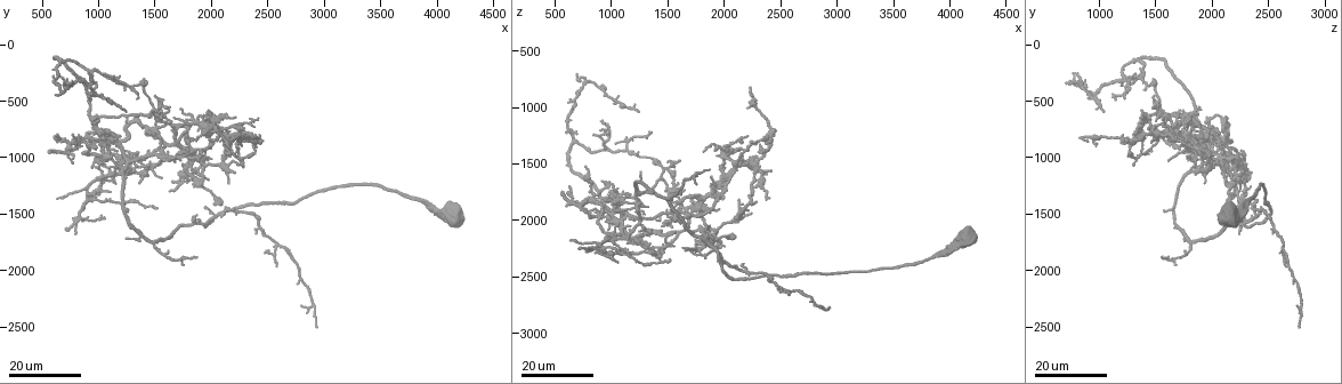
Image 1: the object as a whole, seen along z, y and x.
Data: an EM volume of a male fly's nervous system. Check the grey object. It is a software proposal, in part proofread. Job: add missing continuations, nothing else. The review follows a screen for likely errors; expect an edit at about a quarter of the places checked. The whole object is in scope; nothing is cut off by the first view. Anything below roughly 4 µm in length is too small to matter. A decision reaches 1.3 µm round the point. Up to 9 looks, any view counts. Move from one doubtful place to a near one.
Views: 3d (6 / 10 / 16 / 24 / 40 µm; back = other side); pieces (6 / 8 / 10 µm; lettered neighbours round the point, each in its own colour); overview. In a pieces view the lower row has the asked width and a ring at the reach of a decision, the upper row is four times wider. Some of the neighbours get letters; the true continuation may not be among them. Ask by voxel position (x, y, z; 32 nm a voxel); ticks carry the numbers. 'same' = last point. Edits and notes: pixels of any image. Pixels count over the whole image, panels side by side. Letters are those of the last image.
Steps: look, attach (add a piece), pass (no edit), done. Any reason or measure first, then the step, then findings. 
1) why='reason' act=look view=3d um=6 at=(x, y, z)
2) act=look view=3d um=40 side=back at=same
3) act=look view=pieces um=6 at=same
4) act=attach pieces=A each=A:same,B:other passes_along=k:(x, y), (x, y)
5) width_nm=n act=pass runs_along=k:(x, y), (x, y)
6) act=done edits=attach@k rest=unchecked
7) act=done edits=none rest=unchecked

why='an open end' act=look view=3d um=16 at=(1880, 1020, 1620)

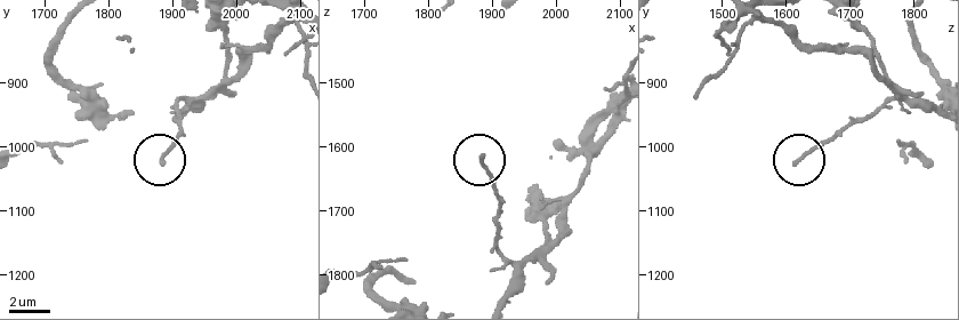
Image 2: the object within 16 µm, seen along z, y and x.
act=look view=pieces um=8 at=(1885, 1020, 1615)

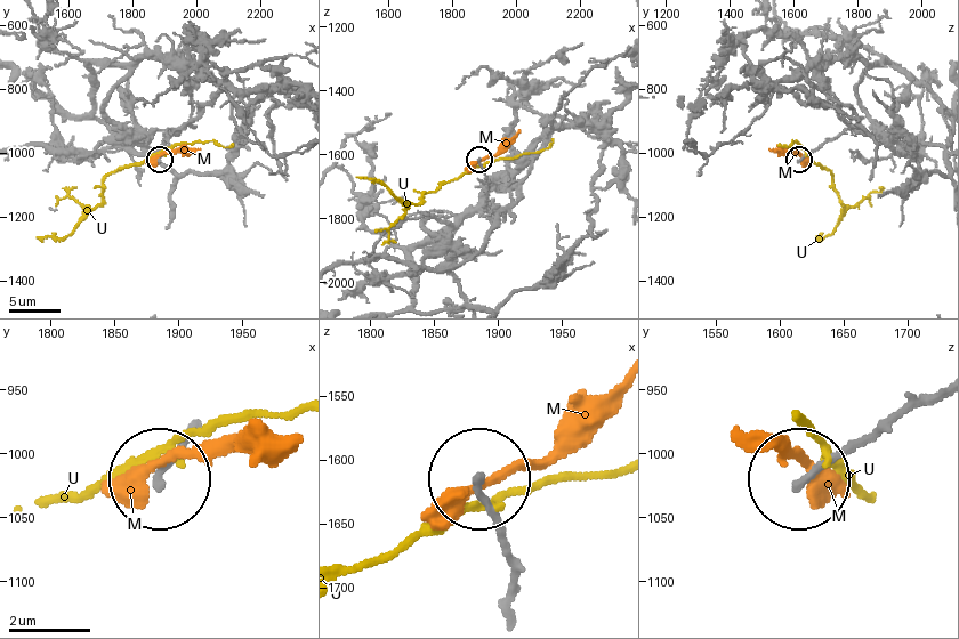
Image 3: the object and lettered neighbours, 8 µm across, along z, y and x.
width_nm=170 act=pass each=M:other,U:other runs_along=3:(512, 577), (481, 478) found='none of them fits'

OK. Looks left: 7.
why='long arm stops here' act=look view=3d um=16 at=(2140, 760, 1800)

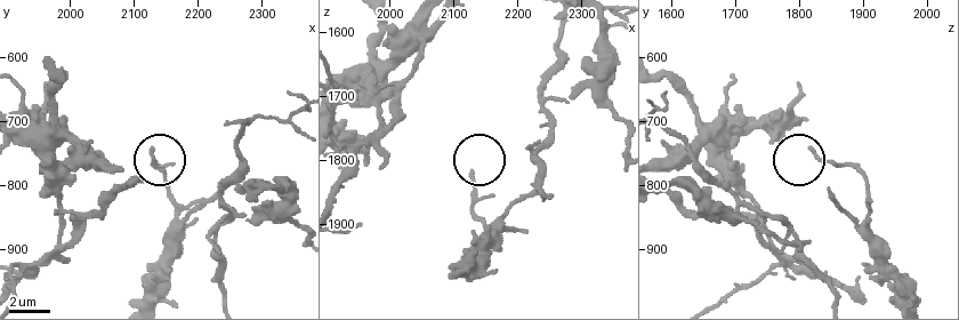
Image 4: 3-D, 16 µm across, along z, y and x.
act=look view=pieces um=8 at=(2125, 745, 1820)

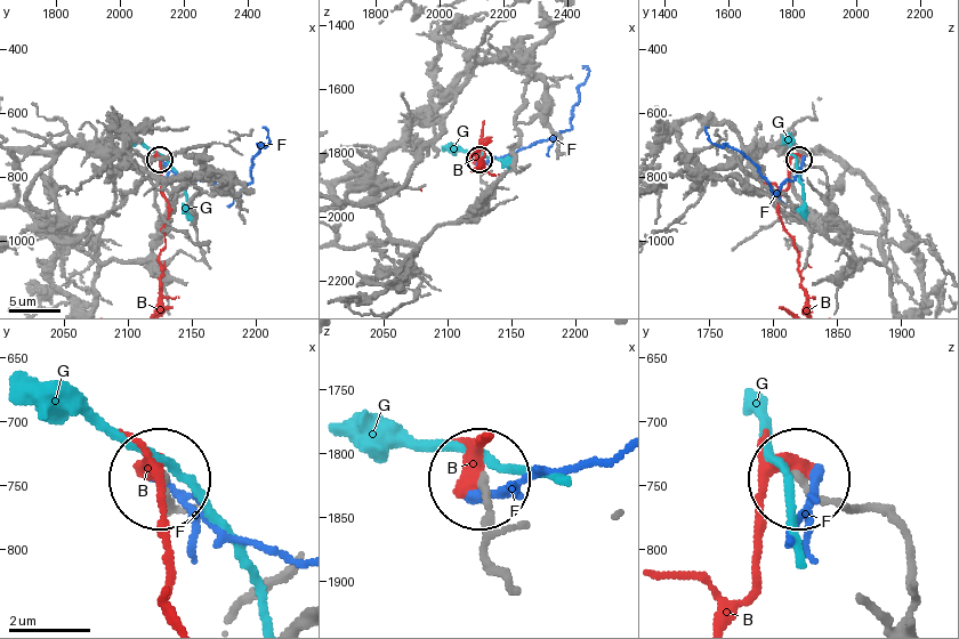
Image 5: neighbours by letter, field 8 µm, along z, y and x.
width_nm=140 act=pass each=B:other,F:other,G:other found='none of them fits'

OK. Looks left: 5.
why='an open end' act=look view=3d um=16 at=(540, 960, 1740)

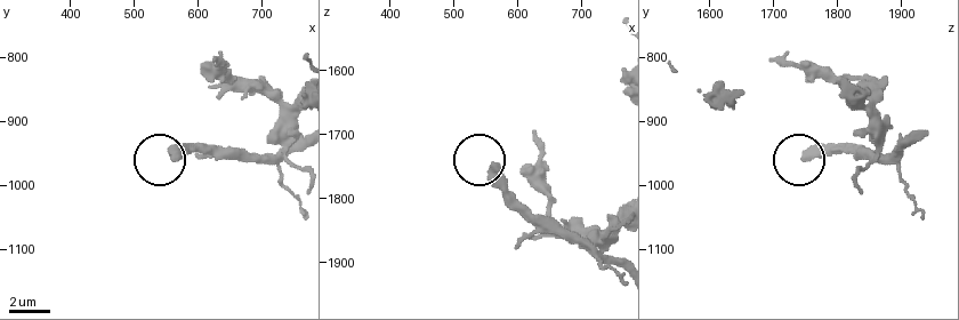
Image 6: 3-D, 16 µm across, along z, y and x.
act=look view=pieces um=6 at=(560, 955, 1750)

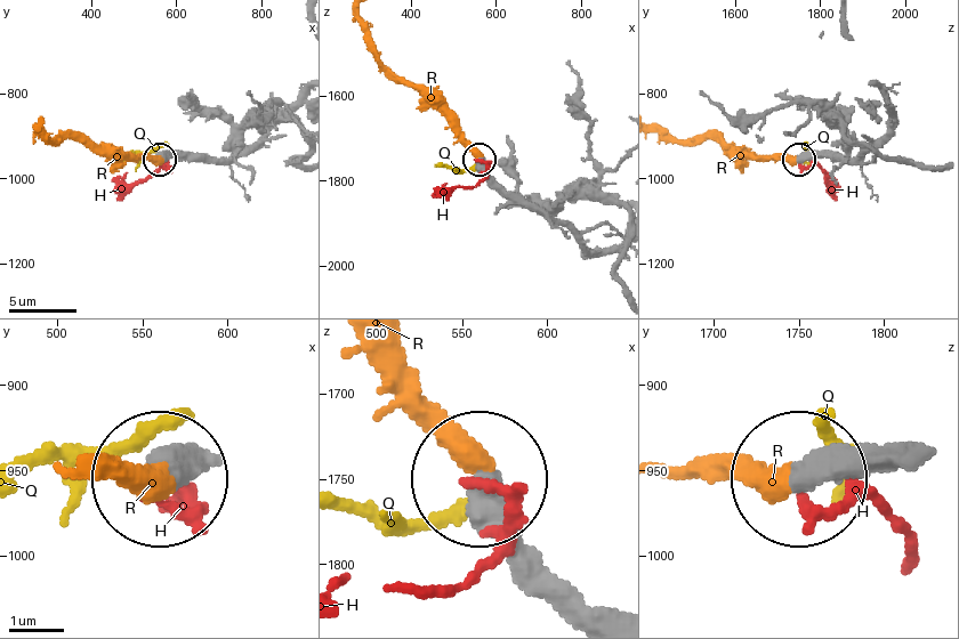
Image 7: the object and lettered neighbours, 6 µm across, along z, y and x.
act=attach pieces=R each=H:other,Q:other,R:same passes_along=7:(210, 467), (115, 480) found='it goes on there'

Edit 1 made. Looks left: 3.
why='thin end' act=look view=3d um=24 at=(660, 1380, 2180)

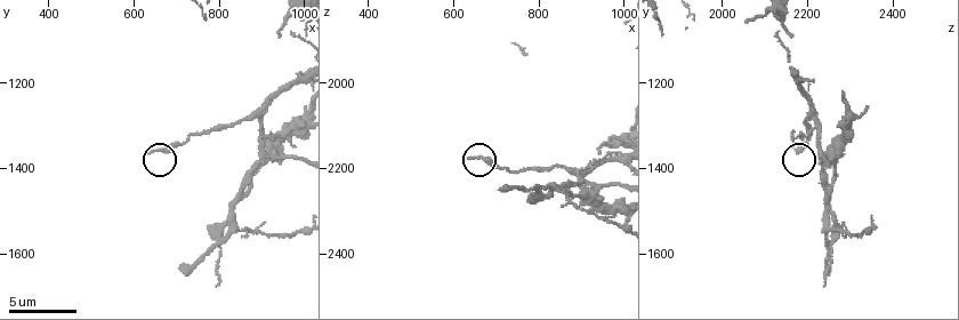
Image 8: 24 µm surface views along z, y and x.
act=look view=pieces um=10 at=(635, 1365, 2180)

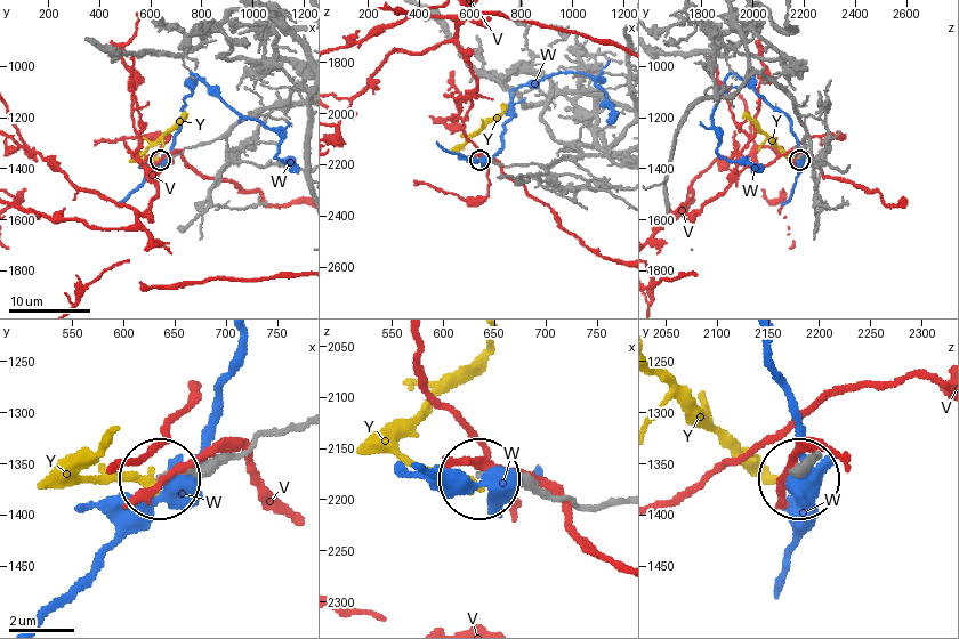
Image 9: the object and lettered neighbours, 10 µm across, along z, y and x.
act=pass each=V:other,W:other,Y:other found='no lettered piece goes on from it'

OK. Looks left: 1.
act=done edits=attach@7 rest=unchecked

